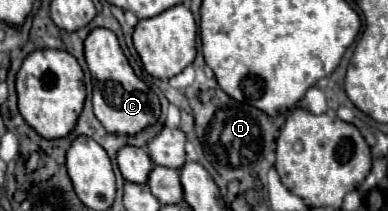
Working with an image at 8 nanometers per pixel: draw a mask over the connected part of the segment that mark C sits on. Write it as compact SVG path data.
M95 28L87 36L85 60L93 78L93 112L107 132L115 136L135 136L159 120L161 104L157 94L135 76L117 42L117 36L111 30Z

